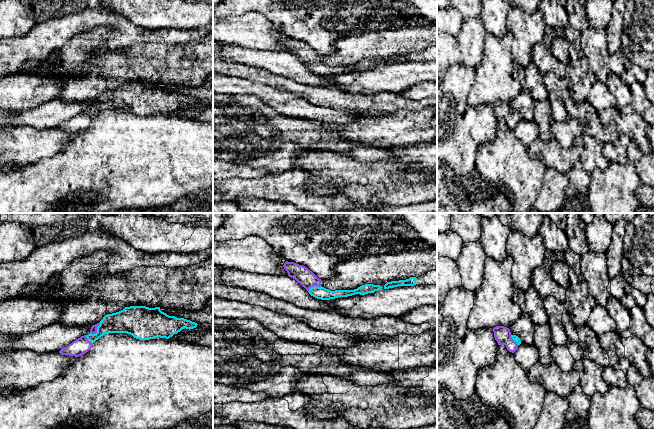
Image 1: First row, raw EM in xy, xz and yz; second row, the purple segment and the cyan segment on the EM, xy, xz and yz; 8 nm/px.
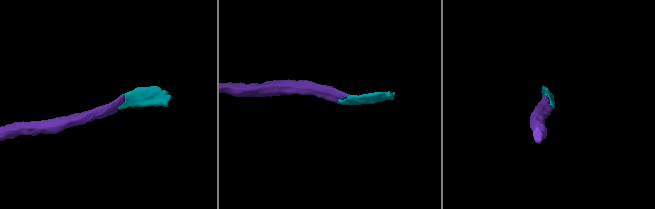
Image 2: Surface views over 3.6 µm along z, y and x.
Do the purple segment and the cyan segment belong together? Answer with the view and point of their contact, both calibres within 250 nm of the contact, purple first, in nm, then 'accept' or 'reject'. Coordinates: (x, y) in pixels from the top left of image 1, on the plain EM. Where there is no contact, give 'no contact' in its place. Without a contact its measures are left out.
xy (96, 106) | 60/190 nm | accept

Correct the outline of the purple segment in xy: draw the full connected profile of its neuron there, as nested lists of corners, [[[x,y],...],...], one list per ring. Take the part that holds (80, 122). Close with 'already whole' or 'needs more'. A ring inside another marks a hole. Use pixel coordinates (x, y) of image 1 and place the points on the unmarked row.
[[[130,82],[123,86],[107,90],[103,95],[92,101],[88,111],[81,112],[59,129],[79,133],[88,128],[92,120],[101,112],[109,109],[127,109],[139,116],[154,114],[169,115],[182,105],[193,105],[197,99],[184,94],[169,92],[160,83]]]; needs more

